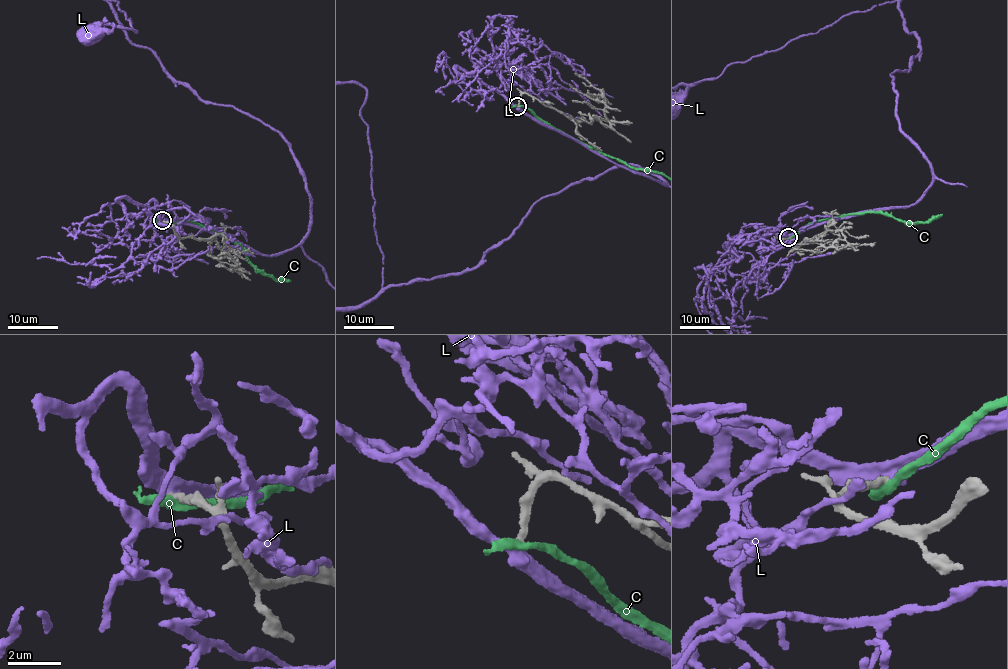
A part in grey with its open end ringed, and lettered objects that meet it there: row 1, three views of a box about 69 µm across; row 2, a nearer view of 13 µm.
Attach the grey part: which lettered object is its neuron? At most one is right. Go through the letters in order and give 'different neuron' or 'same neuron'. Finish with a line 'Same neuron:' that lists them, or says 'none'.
C: different neuron
L: same neuron
Same neuron: L

